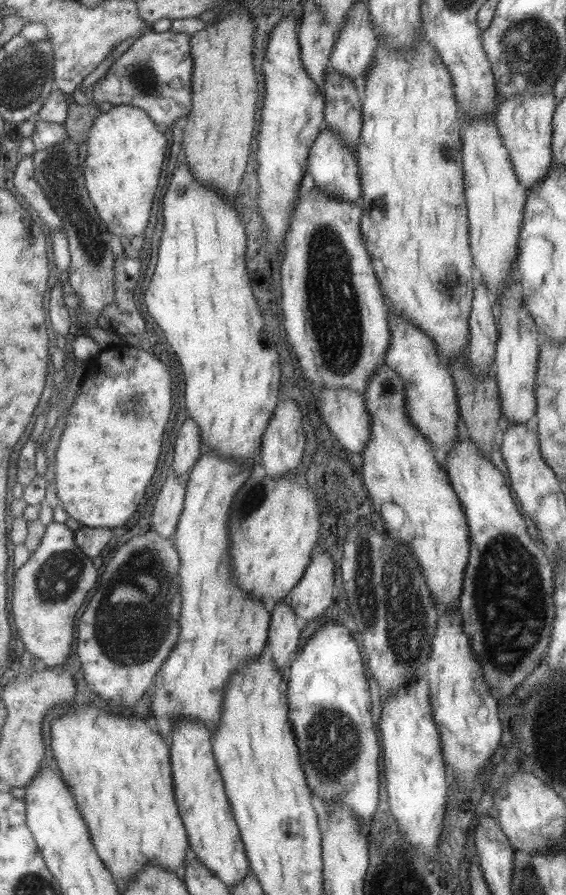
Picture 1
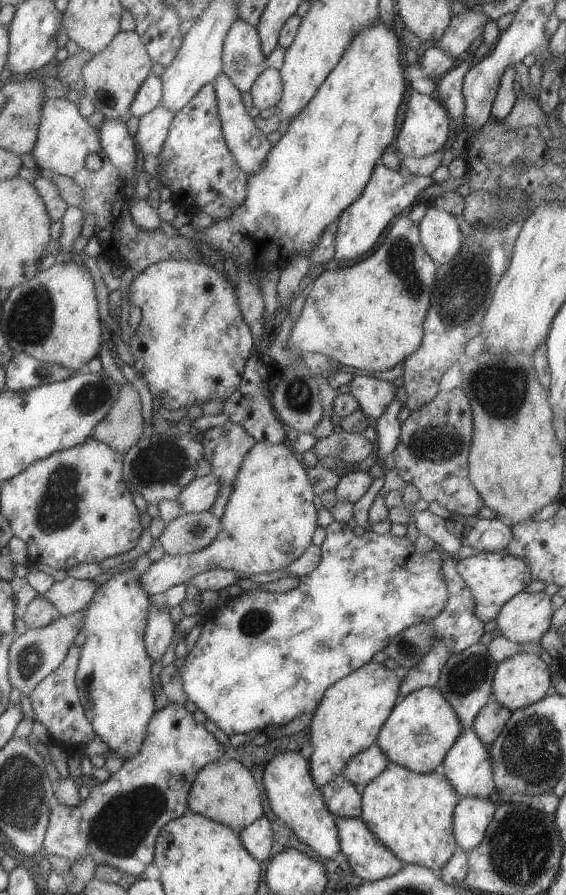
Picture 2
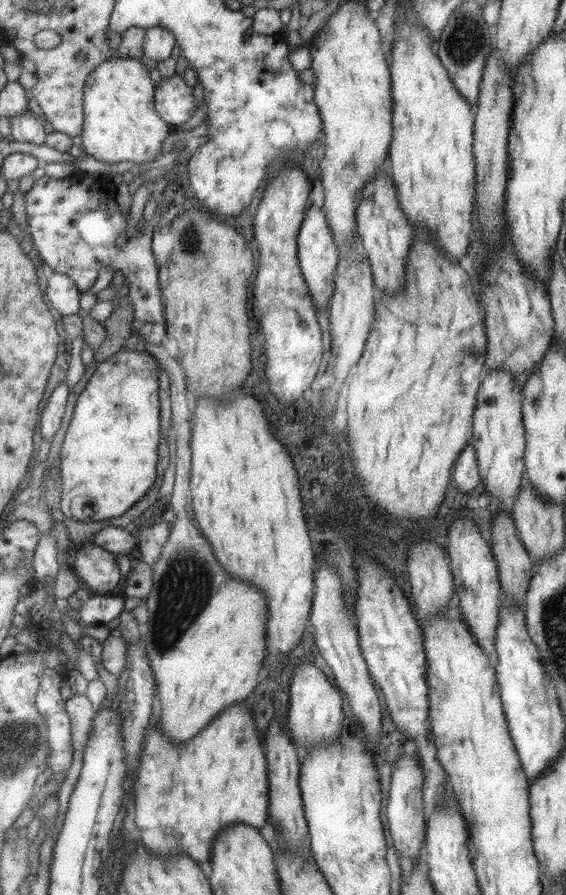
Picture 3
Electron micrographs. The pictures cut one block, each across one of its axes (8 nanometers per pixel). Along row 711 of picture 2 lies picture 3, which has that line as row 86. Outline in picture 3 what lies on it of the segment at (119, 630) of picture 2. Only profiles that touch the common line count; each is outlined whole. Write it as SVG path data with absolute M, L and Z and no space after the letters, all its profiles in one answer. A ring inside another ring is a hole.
M113 57L98 64L87 74L83 86L83 124L80 134L81 150L95 160L119 162L128 160L132 164L141 164L155 160L159 156L165 136L169 134L169 125L159 118L154 109L153 82L149 79L149 70L138 58Z

